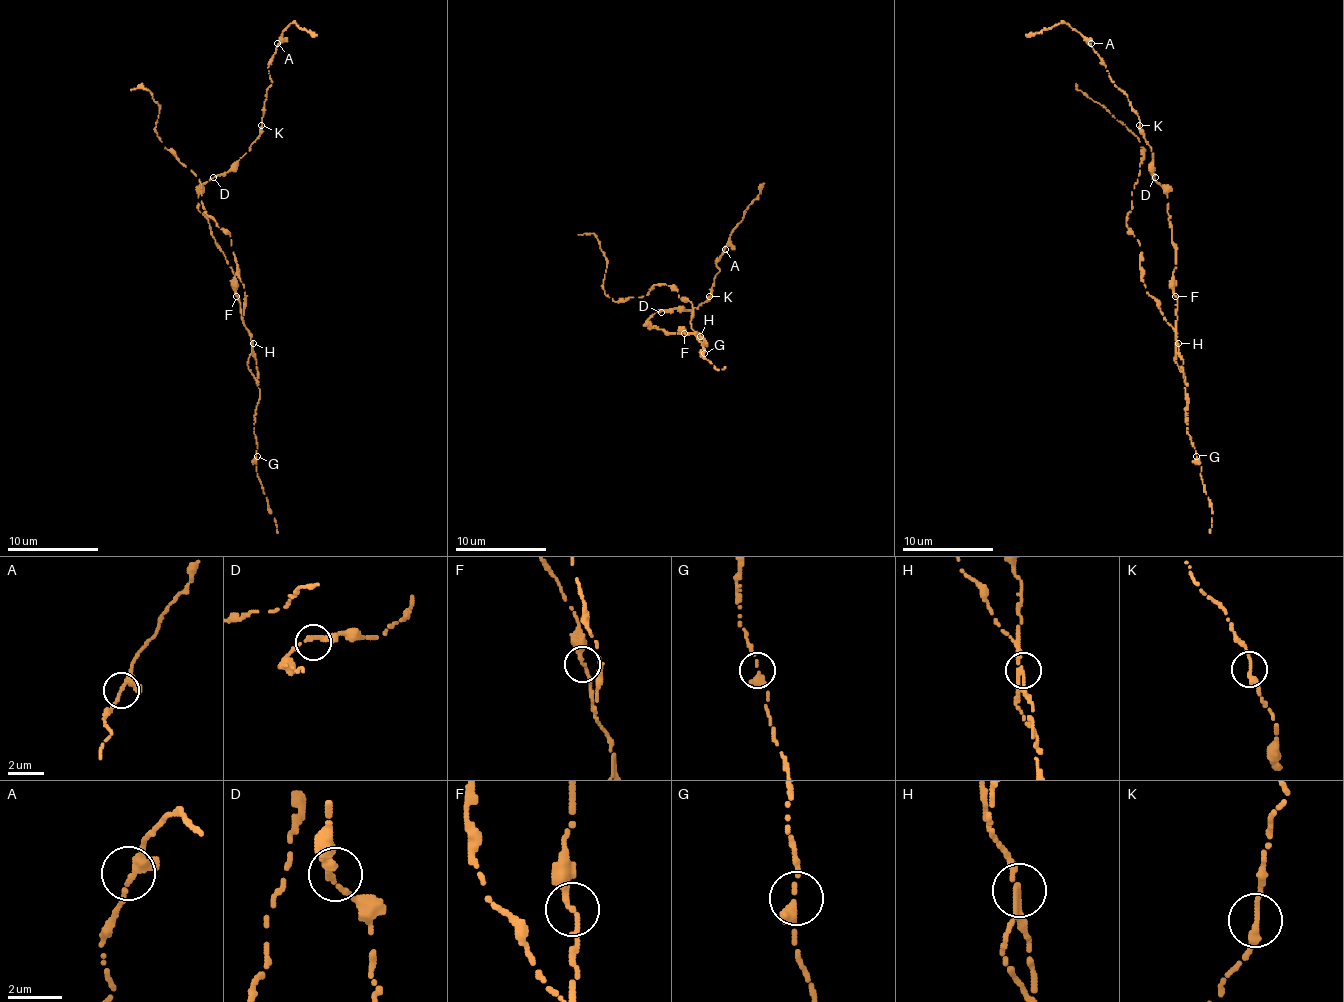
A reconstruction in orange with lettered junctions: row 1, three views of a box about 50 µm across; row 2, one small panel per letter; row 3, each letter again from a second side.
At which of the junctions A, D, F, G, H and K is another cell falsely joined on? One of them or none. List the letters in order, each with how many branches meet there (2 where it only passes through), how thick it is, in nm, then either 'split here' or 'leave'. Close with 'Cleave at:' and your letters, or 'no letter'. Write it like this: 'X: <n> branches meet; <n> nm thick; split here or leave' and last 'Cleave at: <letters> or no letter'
A: 3 branches meet; 200 nm thick; leave
D: 2 branches meet; 200 nm thick; leave
F: 2 branches meet; 240 nm thick; leave
G: 2 branches meet; 320 nm thick; leave
H: 3 branches meet; 190 nm thick; split here
K: 2 branches meet; 260 nm thick; leave
Cleave at: H

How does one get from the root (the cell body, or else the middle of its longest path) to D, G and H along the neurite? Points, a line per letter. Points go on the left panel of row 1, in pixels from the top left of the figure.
D: (234, 287), (234, 271), (211, 234), (209, 221), (197, 209), (197, 191), (213, 177)
G: (234, 287), (241, 305), (241, 319), (250, 335), (252, 355), (257, 362), (257, 456)
H: (234, 287), (241, 305), (241, 319), (252, 344)

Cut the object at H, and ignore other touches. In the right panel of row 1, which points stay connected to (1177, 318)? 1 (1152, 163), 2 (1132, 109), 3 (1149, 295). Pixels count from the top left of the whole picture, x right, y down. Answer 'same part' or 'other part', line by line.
1: same part
2: same part
3: other part

